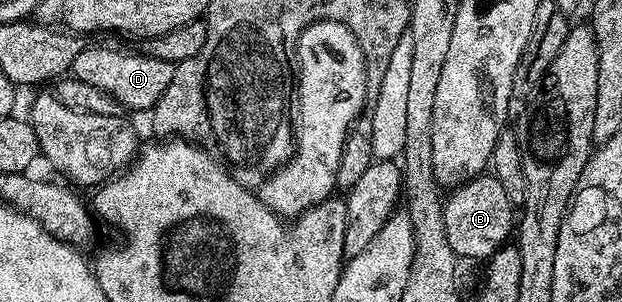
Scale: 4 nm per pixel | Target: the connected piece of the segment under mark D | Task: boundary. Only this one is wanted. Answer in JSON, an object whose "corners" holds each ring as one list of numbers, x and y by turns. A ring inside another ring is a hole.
{"corners":[[86,45,83,53,75,57,73,62,72,78,87,81,87,85,95,85,111,93,122,108,133,111,148,112,163,97,163,89,171,85,174,64,159,61,155,57,144,53,136,55,133,51,120,51,117,47,93,47]]}

